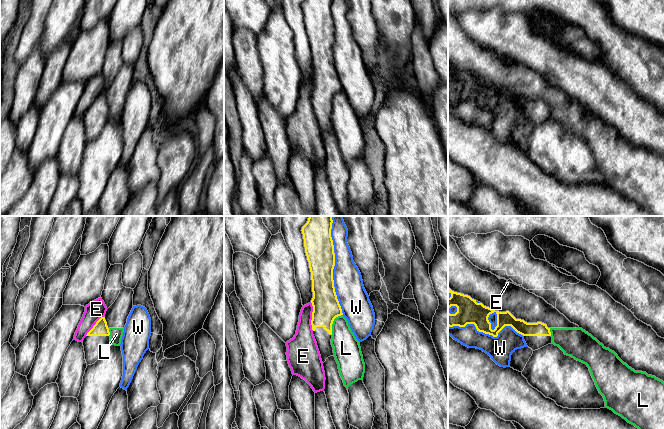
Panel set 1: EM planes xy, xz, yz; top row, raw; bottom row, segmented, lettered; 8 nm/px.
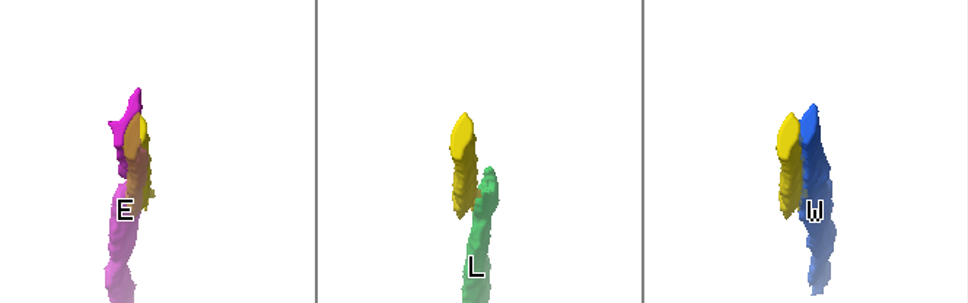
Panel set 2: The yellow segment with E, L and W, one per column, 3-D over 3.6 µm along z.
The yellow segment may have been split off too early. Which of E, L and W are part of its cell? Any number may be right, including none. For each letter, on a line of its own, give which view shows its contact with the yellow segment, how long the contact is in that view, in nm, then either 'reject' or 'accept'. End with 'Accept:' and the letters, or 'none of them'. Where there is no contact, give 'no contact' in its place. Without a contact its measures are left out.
E: xz | 240 nm | reject
L: xz | 190 nm | reject
W: xz | 750 nm | reject
Accept: none of them

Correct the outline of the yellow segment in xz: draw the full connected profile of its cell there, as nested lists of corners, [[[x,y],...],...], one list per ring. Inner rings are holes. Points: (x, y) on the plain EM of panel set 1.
[[[305,0],[302,3],[305,29],[309,38],[312,56],[313,82],[312,106],[321,131],[322,138],[333,132],[332,100],[336,93],[343,91],[334,63],[333,45],[335,42],[334,21],[331,13],[332,0]]]

